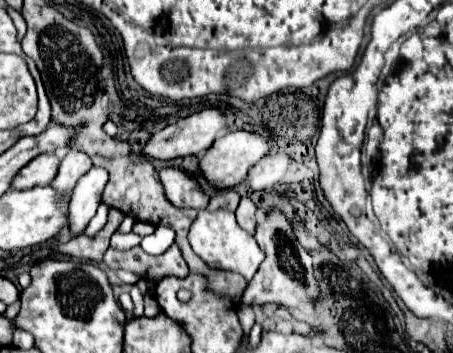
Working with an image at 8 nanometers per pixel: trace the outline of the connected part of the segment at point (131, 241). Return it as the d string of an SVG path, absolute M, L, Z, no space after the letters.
M115 232L115 234L111 236L111 246L117 248L117 250L129 250L129 248L133 248L133 246L139 246L139 242L141 242L141 238L139 238L137 234L133 234L133 232L129 232L129 234Z

